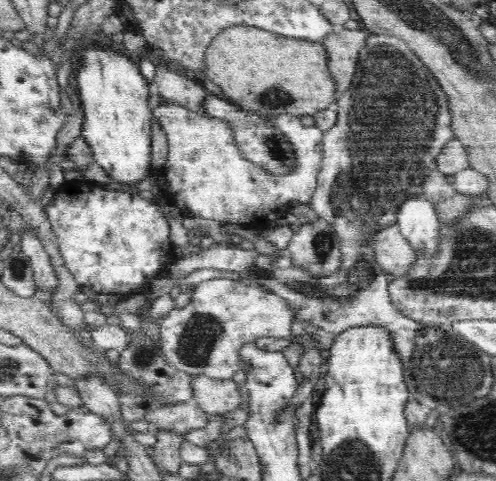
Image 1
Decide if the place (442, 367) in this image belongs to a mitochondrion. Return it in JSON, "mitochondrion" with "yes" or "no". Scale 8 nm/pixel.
{"mitochondrion":"yes"}

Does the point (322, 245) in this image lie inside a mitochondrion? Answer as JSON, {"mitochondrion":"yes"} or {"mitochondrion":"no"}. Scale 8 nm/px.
{"mitochondrion":"yes"}

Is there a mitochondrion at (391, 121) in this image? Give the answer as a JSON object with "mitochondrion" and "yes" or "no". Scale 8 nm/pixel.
{"mitochondrion":"yes"}

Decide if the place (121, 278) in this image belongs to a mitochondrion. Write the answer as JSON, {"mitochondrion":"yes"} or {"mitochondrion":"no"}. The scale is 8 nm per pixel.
{"mitochondrion":"no"}

